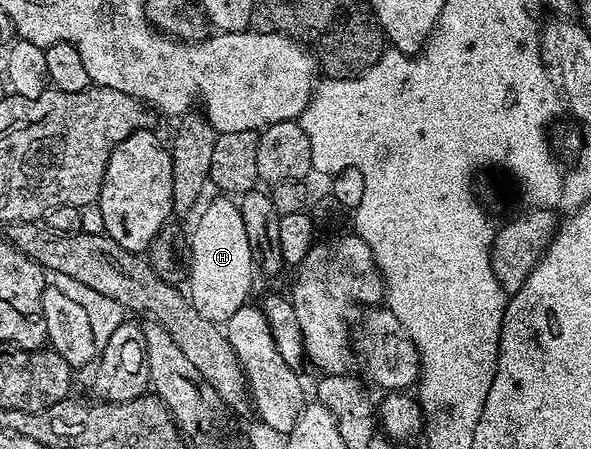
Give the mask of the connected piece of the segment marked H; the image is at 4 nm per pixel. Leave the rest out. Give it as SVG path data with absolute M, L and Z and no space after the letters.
M218 195L199 217L188 243L188 299L192 306L217 325L224 325L249 300L254 272L251 245L237 202Z

